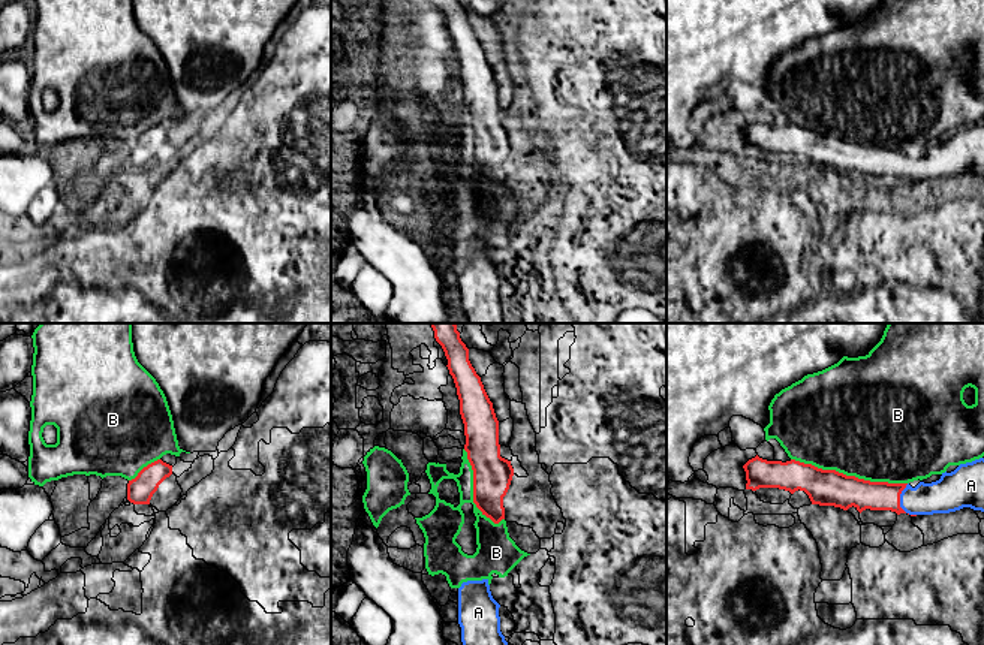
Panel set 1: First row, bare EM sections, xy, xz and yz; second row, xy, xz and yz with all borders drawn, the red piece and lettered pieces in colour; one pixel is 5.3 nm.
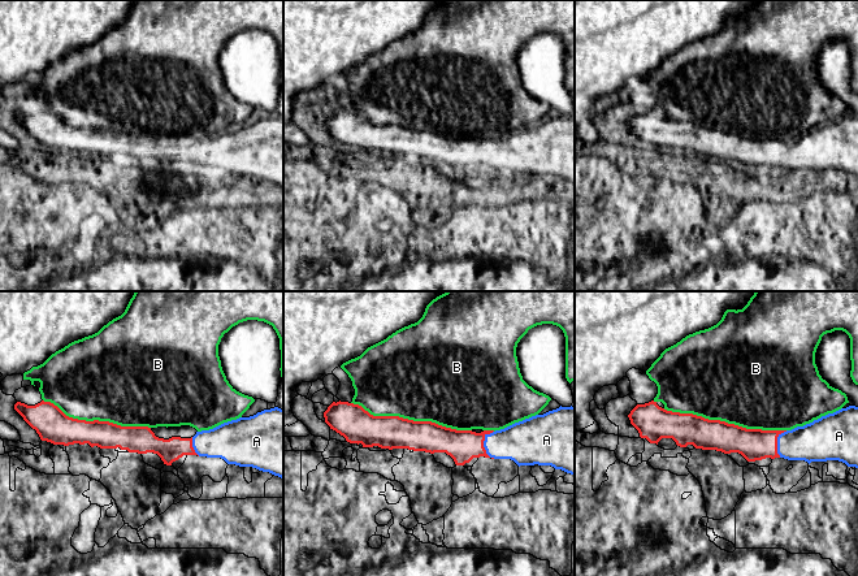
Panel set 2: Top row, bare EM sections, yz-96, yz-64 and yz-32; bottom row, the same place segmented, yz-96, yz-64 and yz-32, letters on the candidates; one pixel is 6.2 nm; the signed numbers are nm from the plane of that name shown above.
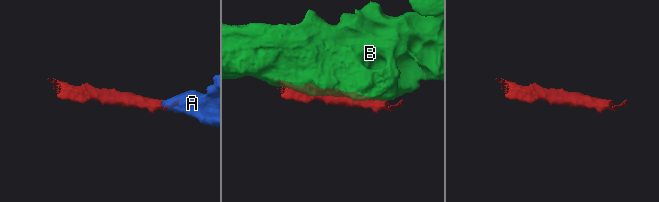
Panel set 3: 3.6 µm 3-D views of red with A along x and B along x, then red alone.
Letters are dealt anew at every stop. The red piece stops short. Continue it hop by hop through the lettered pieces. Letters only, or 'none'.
A

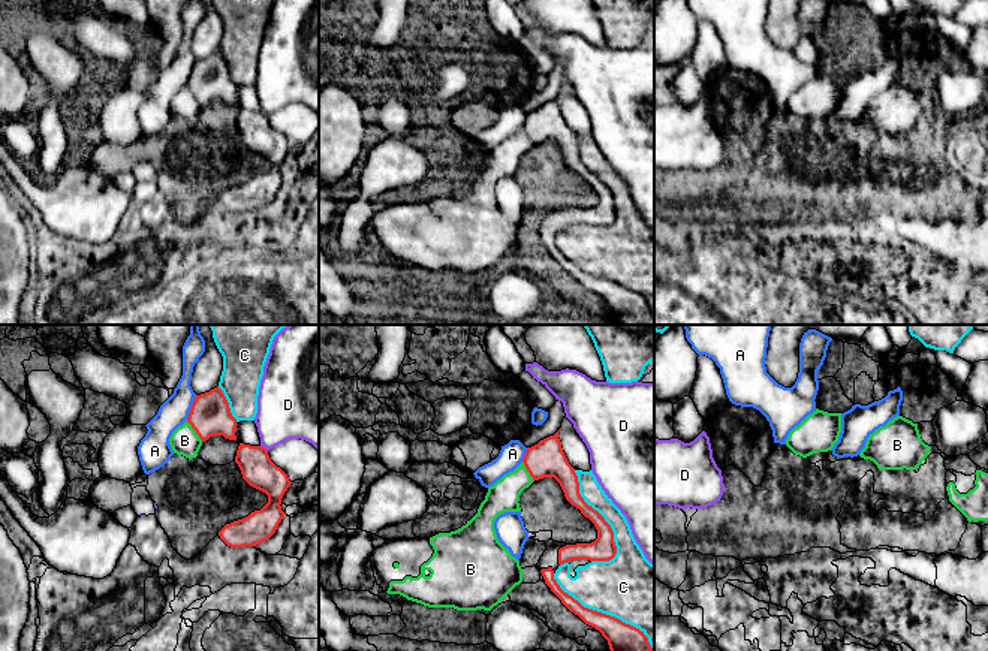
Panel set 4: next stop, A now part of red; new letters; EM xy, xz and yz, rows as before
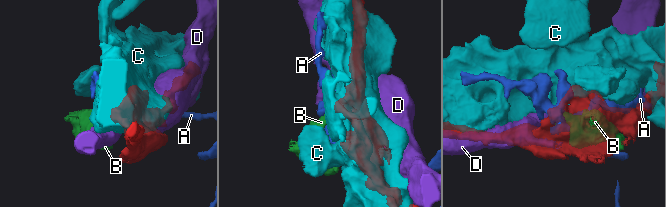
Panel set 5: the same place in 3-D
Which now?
none

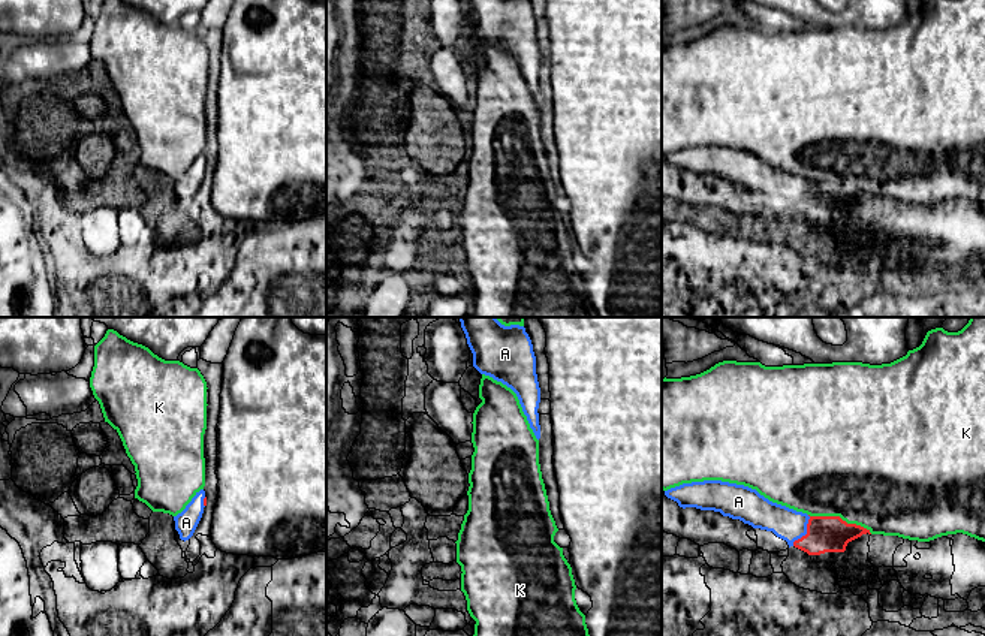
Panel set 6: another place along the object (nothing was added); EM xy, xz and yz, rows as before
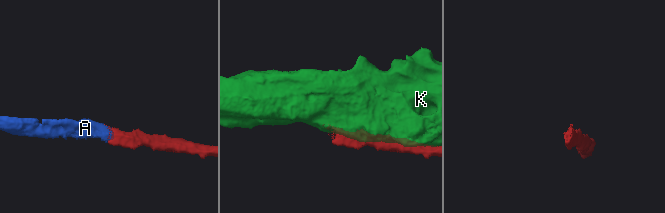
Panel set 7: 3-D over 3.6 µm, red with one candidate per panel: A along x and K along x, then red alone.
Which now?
A

